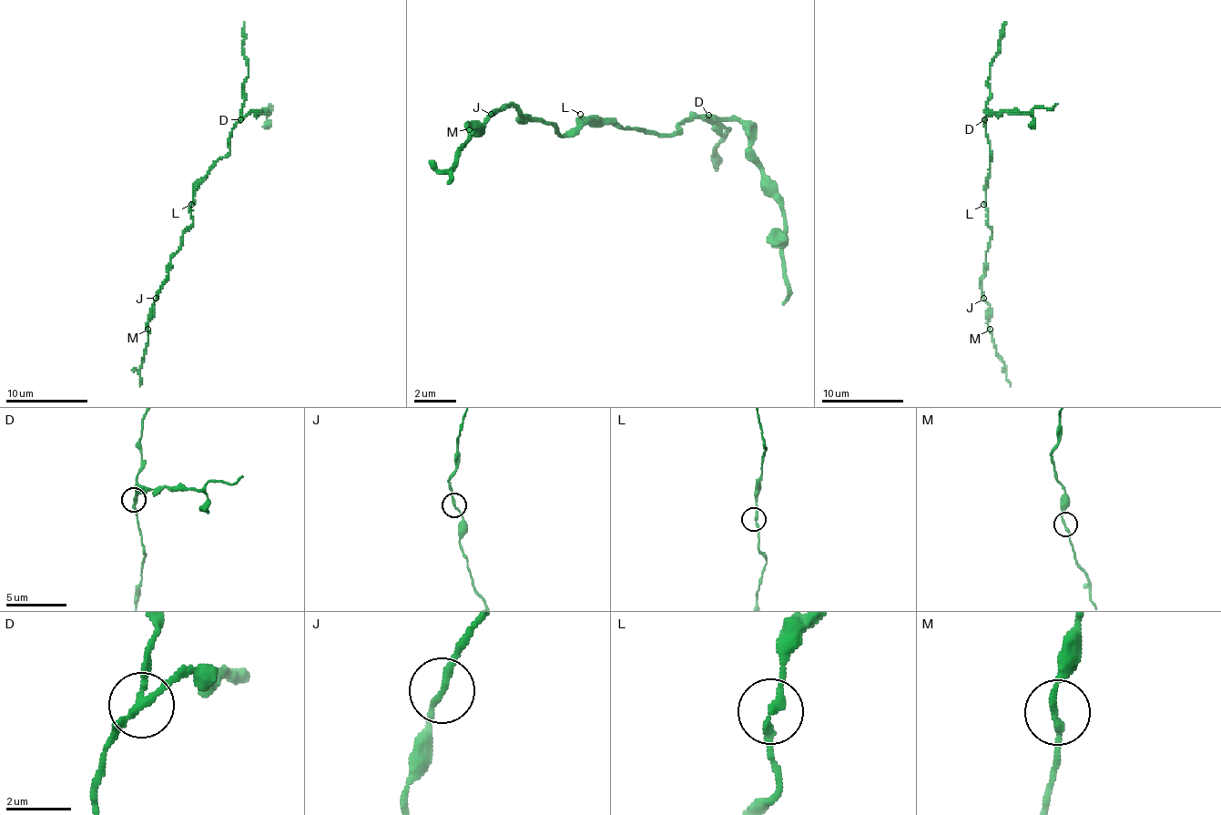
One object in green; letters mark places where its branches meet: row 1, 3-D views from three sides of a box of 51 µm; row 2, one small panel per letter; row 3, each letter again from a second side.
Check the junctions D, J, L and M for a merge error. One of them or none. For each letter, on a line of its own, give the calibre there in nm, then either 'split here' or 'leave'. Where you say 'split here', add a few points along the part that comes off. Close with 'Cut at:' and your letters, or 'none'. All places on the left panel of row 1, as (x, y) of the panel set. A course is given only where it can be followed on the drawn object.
D: calibre 190 nm; split here; course (240, 120), (254, 112), (270, 112), (269, 104)
J: calibre 180 nm; leave
L: calibre 200 nm; leave
M: calibre 190 nm; leave
Cut at: D

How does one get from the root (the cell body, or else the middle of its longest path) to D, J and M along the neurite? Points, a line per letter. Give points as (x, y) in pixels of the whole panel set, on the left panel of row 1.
D: (191, 204), (193, 188), (229, 151), (232, 128), (240, 120)
J: (191, 204), (193, 225), (183, 235), (180, 247), (170, 259), (168, 278), (156, 298)
M: (191, 204), (193, 225), (183, 235), (180, 247), (170, 259), (168, 278), (152, 306), (147, 329)

